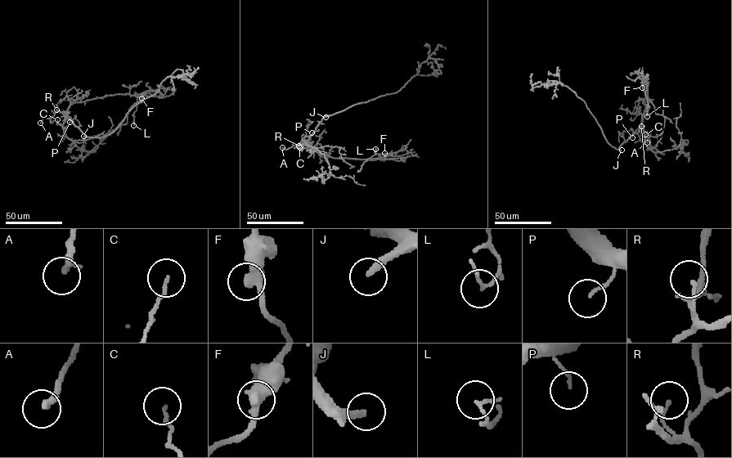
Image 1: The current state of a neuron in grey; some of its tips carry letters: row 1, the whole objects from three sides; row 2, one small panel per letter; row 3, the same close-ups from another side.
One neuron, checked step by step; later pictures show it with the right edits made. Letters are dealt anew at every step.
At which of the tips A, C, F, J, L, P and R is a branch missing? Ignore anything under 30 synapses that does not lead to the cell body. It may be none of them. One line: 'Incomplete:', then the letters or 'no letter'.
Incomplete: A, J

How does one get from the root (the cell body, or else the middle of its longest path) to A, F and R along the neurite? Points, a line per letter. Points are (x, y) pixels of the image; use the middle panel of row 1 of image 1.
A: (326, 115), (308, 142), (298, 146), (293, 145), (285, 150), (282, 147)
F: (326, 115), (309, 139), (310, 146), (317, 152), (333, 158), (370, 159), (379, 159), (379, 154), (384, 153)
R: (326, 115), (308, 142), (298, 145)

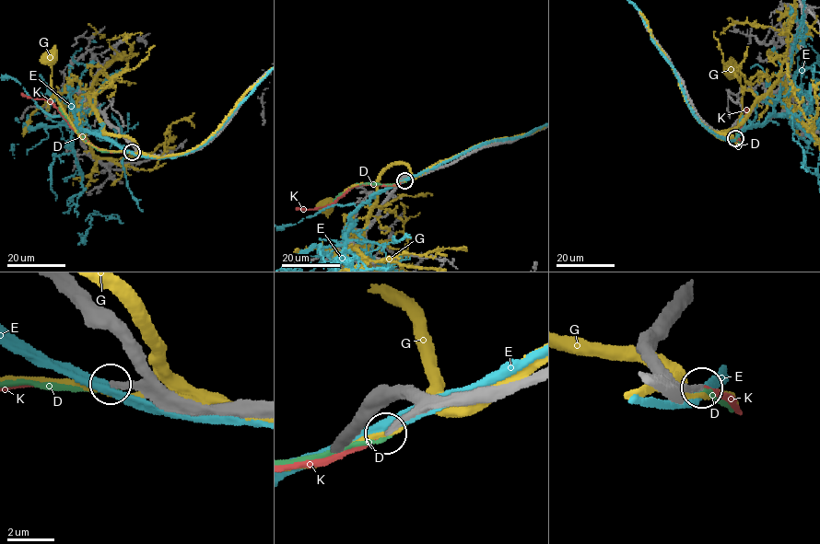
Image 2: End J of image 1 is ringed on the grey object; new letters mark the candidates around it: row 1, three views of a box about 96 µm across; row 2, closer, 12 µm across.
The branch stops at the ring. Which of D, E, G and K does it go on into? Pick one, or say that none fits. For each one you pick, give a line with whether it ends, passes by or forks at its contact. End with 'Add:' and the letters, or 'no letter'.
K: It ends there
Add: K

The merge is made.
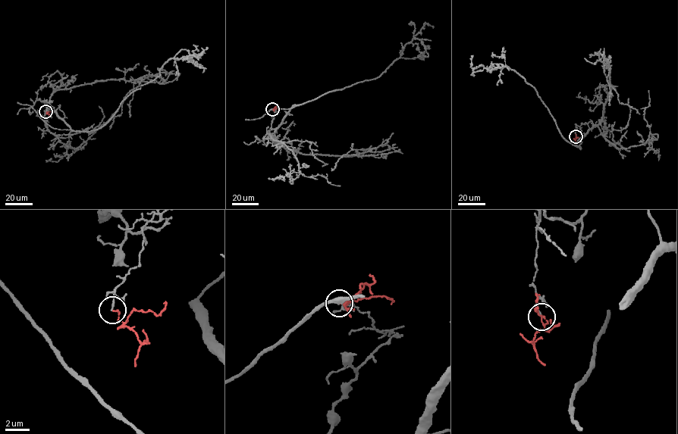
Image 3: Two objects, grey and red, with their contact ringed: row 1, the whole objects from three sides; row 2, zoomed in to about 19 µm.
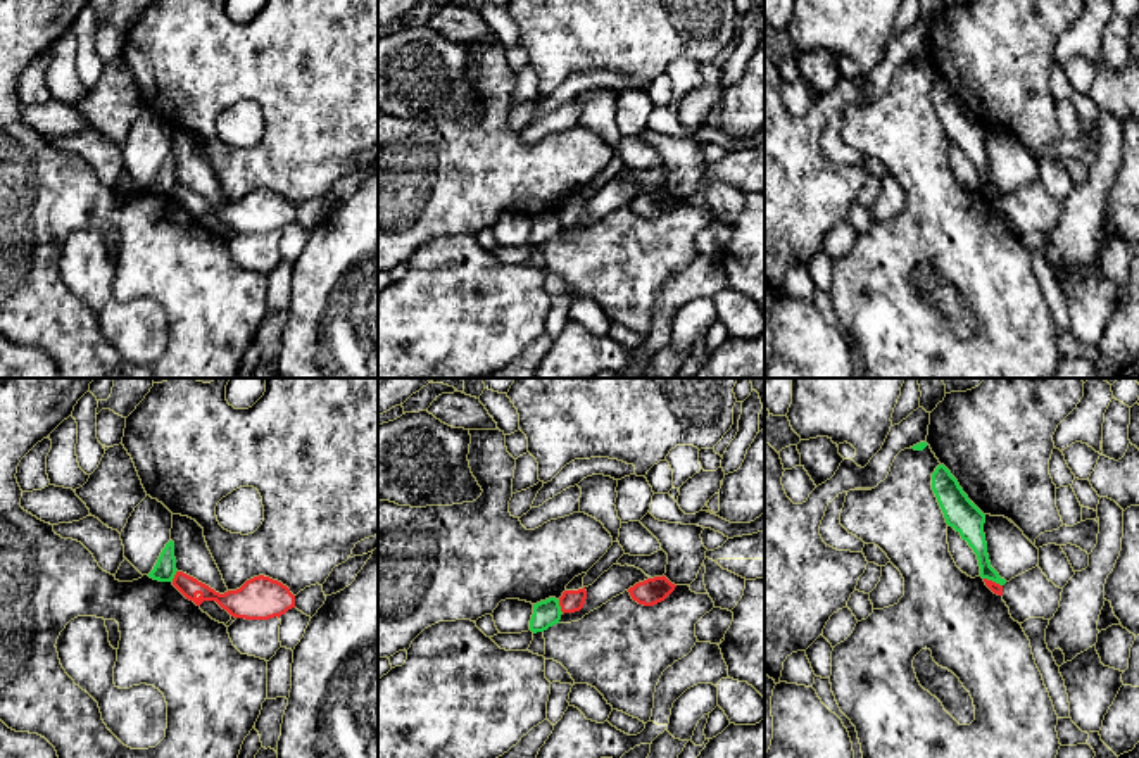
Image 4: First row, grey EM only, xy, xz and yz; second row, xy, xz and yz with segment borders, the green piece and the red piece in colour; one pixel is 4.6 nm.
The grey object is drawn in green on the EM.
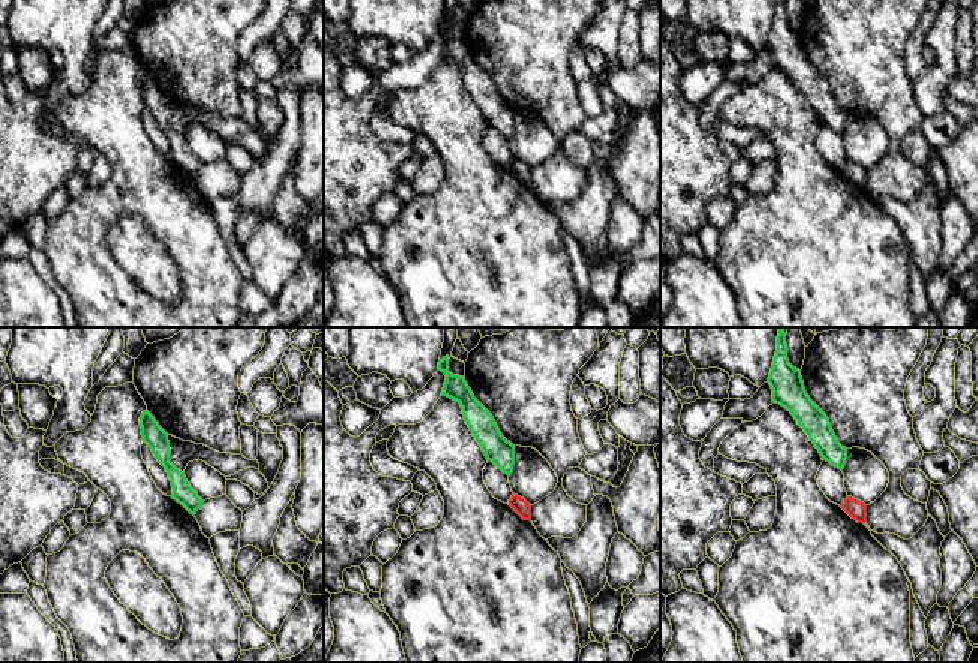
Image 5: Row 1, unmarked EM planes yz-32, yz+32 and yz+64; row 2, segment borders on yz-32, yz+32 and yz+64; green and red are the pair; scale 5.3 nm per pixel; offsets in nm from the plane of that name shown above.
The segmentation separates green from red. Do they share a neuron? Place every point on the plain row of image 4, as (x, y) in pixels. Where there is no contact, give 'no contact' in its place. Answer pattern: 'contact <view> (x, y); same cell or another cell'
contact xz (560, 220); another cell

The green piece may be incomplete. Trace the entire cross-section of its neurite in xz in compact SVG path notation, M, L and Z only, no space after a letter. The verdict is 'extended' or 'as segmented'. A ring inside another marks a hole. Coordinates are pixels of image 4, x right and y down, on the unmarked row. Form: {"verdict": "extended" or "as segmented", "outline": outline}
{"verdict": "as segmented", "outline": "M549 211L545 214L540 214L540 216L533 218L530 243L533 247L544 245L549 240L559 237L561 228L563 228L563 224L561 224L561 219L559 219L559 212Z"}

